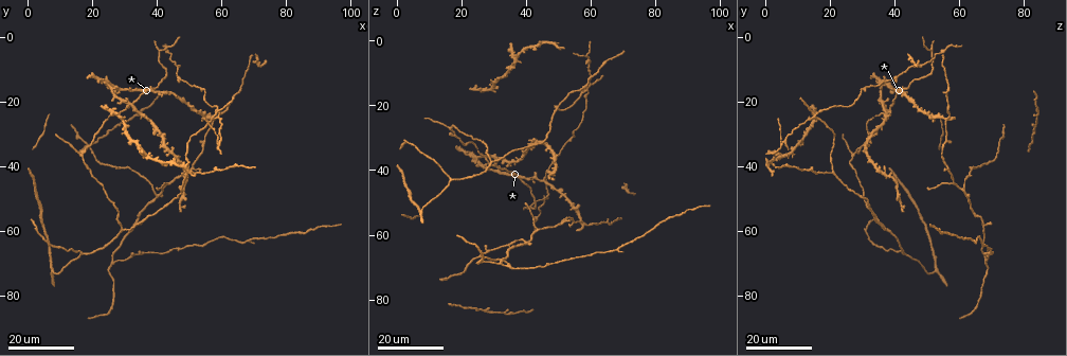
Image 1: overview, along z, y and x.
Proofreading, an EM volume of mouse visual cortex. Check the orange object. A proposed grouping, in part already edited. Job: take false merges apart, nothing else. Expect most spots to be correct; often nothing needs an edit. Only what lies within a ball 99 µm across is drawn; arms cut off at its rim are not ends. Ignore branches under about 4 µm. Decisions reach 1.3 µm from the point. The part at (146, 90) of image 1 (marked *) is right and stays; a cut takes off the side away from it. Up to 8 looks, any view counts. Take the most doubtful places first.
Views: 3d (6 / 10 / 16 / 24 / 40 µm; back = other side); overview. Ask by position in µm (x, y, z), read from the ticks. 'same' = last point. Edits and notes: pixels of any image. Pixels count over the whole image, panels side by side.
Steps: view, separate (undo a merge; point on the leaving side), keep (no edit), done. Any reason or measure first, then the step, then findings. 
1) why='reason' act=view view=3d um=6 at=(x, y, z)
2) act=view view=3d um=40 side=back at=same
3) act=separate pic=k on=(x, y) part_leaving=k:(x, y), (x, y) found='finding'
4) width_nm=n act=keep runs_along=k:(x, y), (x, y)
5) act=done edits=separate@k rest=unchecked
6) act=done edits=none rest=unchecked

why='branch point' act=view view=3d um=24 at=(16.5, 37.0, 27.0)

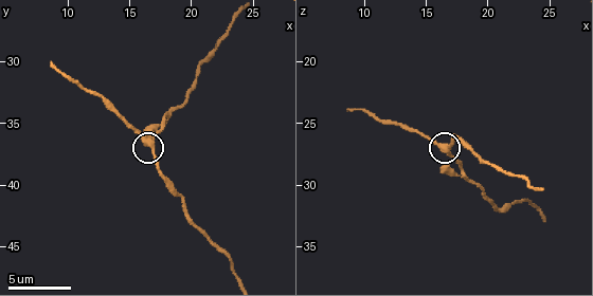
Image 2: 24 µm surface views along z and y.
act=view view=3d um=10 at=(16.4, 36.6, 26.8)

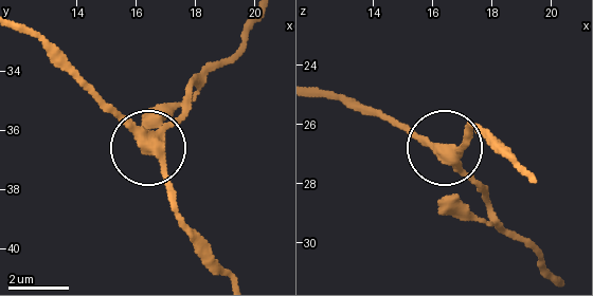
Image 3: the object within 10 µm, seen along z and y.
arms=3 act=keep runs_along=3:(555, 276), (451, 158), (385, 114) found='all the same cell'

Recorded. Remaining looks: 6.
act=view view=3d um=24 at=(43.5, 45.0, 58.5)

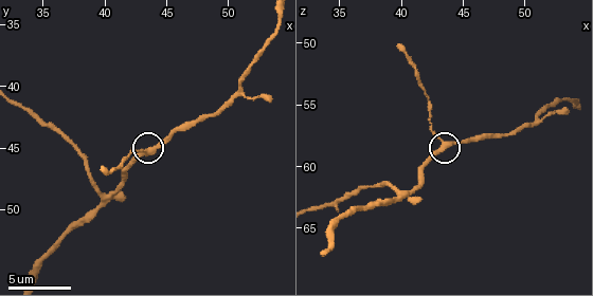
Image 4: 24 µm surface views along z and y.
act=view view=3d um=10 at=(43.2, 45.2, 58.2)

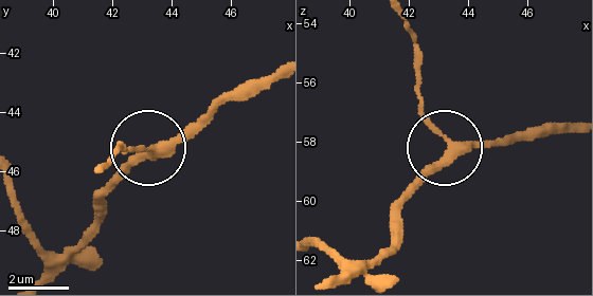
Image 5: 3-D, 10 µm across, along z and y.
act=view view=3d um=10 side=back at=(43.4, 45.3, 58.2)

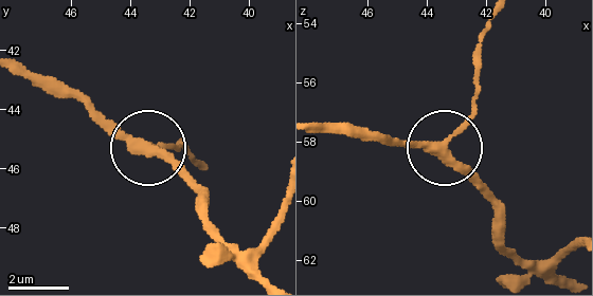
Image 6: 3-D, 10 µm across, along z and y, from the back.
width_nm=300 act=keep runs_along=6:(319, 123), (433, 145), (455, 130), (479, 87) found='continuous, no second cell'

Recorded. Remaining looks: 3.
why='three-way junction' act=view view=3d um=16 at=(57.5, 25.0, 16.0)

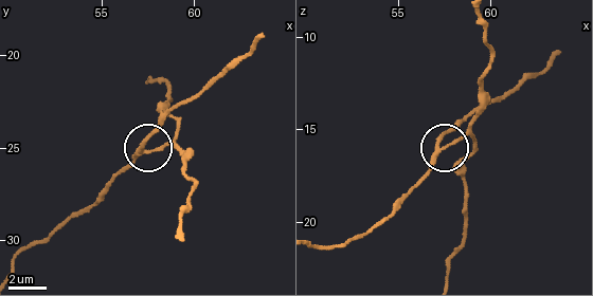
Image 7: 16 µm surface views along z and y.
act=view view=3d um=6 at=(57.6, 25.0, 15.9)

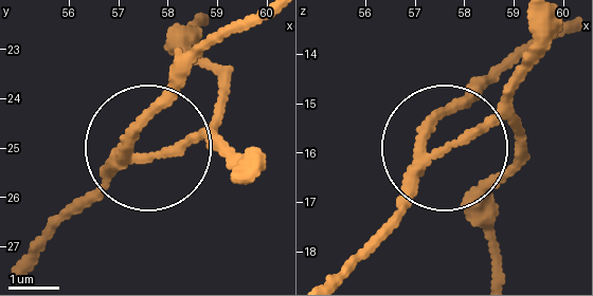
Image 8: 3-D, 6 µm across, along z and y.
act=separate pic=8 on=(176, 143) part_leaving=8:(424, 167), (495, 125), (516, 133), (495, 197), (495, 273) found='a second cell is stuck on'

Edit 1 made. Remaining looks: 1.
why='branch point' act=view view=3d um=16 at=(40.0, 49.2, 62.2)

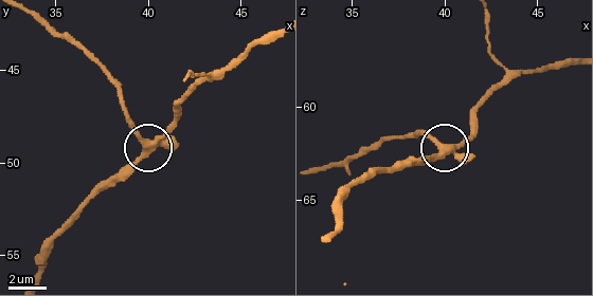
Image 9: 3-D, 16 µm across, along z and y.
arms=3 act=keep runs_along=9:(274, 32), (209, 75), (151, 142), (124, 115) found='continuous, no second cell'

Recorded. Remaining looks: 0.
act=done edits=separate@8 rest=unchecked

